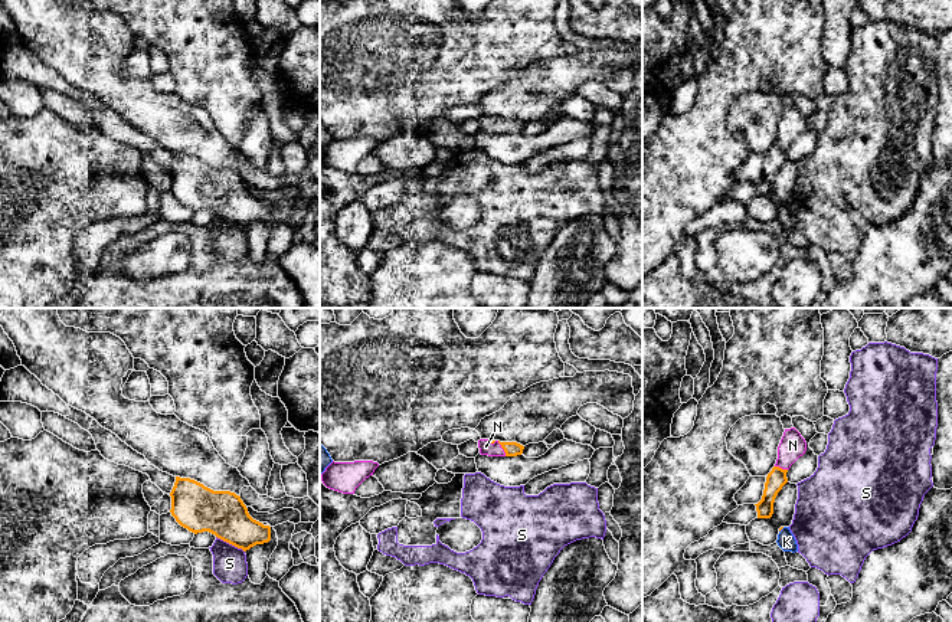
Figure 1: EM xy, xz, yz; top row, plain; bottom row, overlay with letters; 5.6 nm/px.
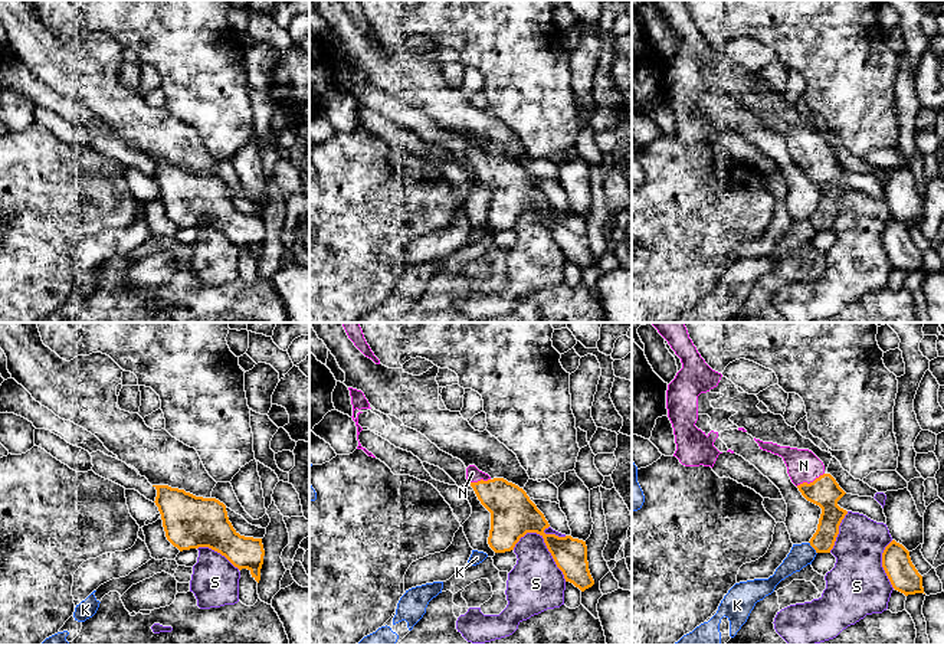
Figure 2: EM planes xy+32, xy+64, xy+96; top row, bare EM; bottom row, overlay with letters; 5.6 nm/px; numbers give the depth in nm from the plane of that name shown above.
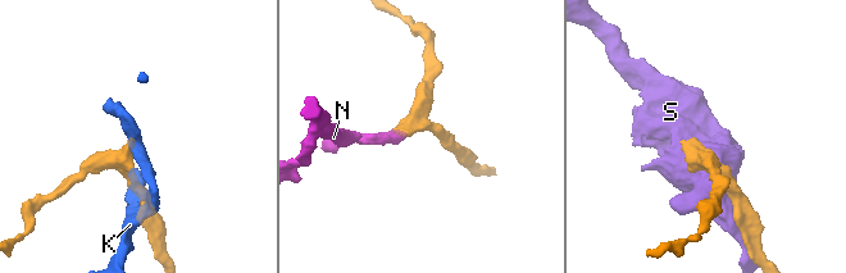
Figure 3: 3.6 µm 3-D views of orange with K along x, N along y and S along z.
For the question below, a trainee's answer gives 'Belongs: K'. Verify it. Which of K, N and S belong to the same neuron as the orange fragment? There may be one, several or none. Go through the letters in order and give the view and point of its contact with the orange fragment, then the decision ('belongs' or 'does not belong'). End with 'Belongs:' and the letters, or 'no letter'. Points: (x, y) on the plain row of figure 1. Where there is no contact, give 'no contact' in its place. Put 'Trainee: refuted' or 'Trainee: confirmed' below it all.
K: yz (781, 206) | does not belong
N: xz (499, 120) | belongs
S: xy (231, 221) | does not belong
Belongs: N
Trainee: refuted

